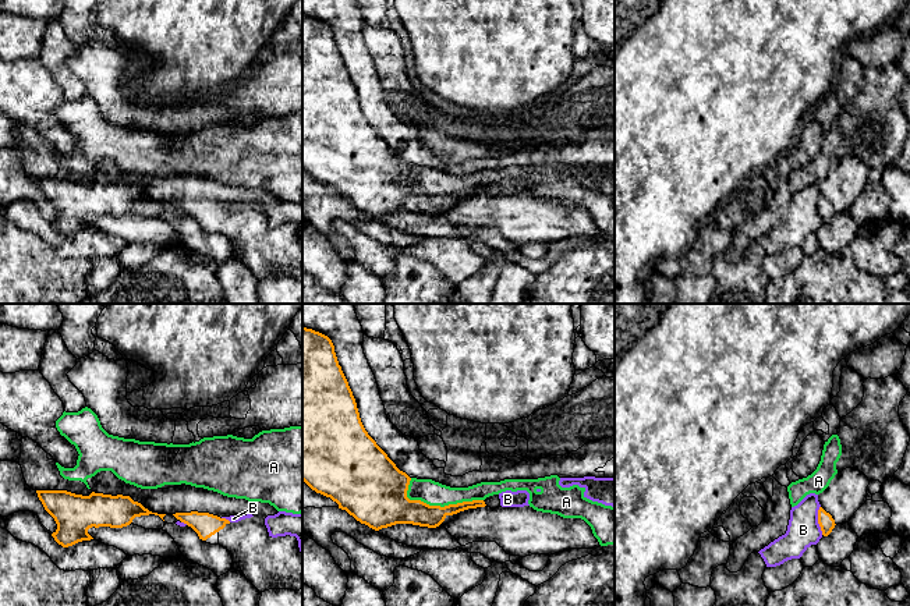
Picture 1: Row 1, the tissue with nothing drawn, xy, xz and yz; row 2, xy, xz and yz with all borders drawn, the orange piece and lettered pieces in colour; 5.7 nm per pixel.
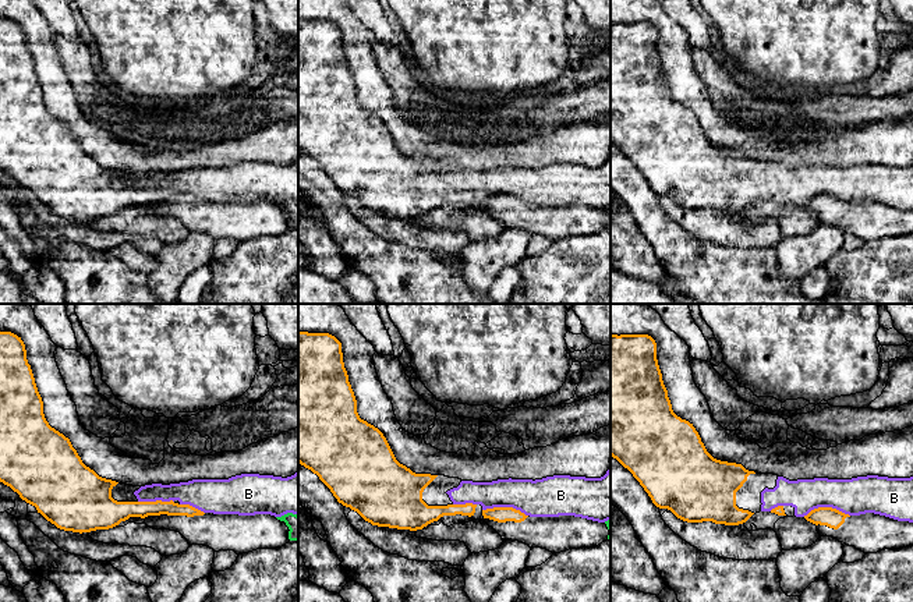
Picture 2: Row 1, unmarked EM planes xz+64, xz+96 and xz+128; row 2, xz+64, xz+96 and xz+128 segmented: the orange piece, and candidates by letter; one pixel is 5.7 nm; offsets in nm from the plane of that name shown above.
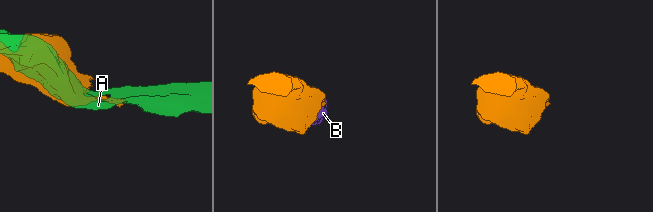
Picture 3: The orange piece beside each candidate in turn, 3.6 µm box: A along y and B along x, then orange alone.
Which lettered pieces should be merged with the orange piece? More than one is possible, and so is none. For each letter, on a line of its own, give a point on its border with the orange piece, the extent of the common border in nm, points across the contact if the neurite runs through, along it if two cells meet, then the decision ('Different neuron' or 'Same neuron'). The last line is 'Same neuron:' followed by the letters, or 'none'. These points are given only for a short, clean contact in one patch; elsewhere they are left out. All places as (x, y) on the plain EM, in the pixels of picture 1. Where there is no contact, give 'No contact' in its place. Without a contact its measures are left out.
A: Touches orange at xz (442, 195). Shared border 460 nm. Different neuron
B: Touches orange at yz (818, 208). Shared border 170 nm. Same neuron
Same neuron: B

